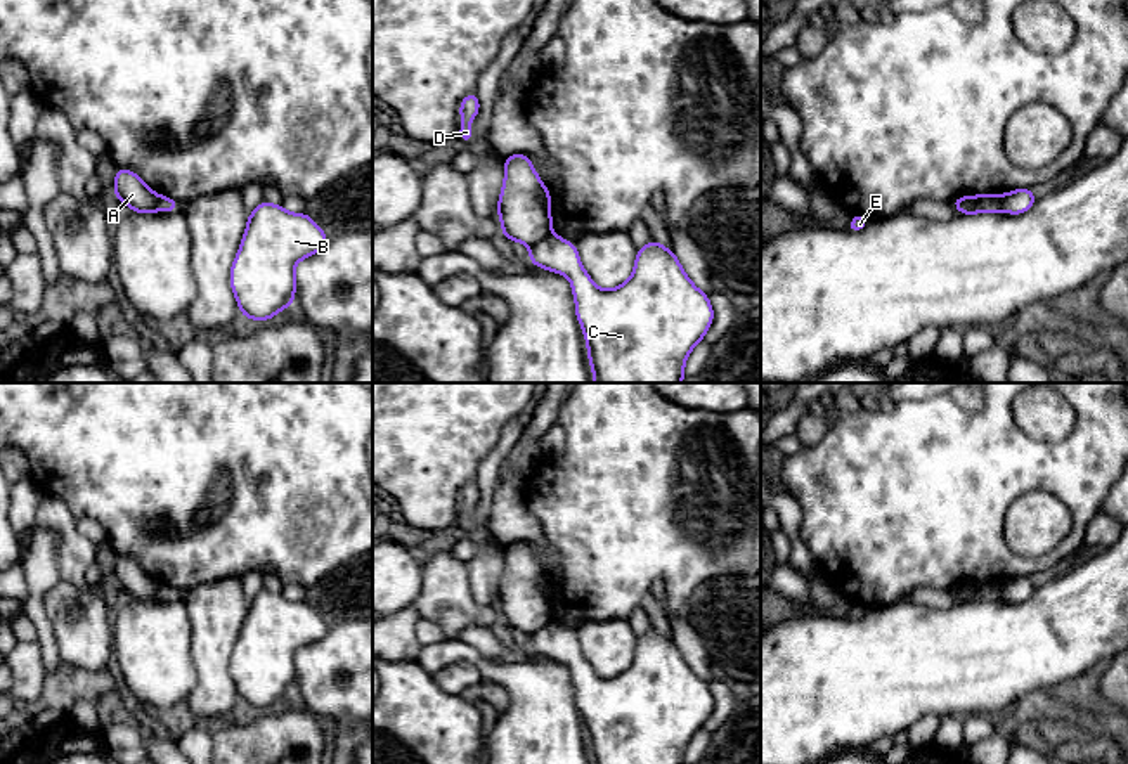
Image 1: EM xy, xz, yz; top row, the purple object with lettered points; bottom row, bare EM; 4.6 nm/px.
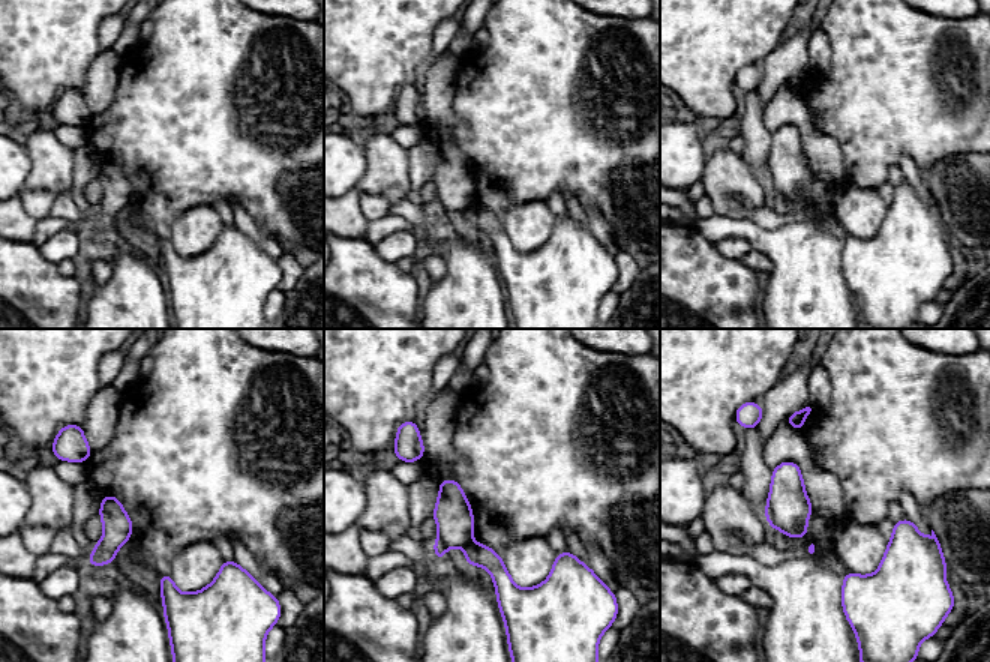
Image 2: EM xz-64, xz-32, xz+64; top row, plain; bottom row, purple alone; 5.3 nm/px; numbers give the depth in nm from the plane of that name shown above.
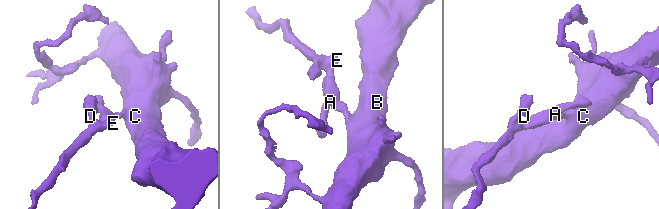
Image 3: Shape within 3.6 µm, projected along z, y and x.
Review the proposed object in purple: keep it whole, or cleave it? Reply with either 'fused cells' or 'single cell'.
fused cells

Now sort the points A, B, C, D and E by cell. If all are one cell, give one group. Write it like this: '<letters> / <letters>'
A D E / B C

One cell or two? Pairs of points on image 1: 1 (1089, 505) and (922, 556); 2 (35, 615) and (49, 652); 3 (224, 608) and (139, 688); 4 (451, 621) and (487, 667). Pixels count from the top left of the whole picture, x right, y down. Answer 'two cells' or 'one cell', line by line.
1: one cell
2: one cell
3: two cells
4: two cells

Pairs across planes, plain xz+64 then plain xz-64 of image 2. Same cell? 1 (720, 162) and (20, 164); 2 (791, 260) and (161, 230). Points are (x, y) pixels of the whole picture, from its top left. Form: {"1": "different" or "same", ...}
{"1": "different", "2": "different"}

